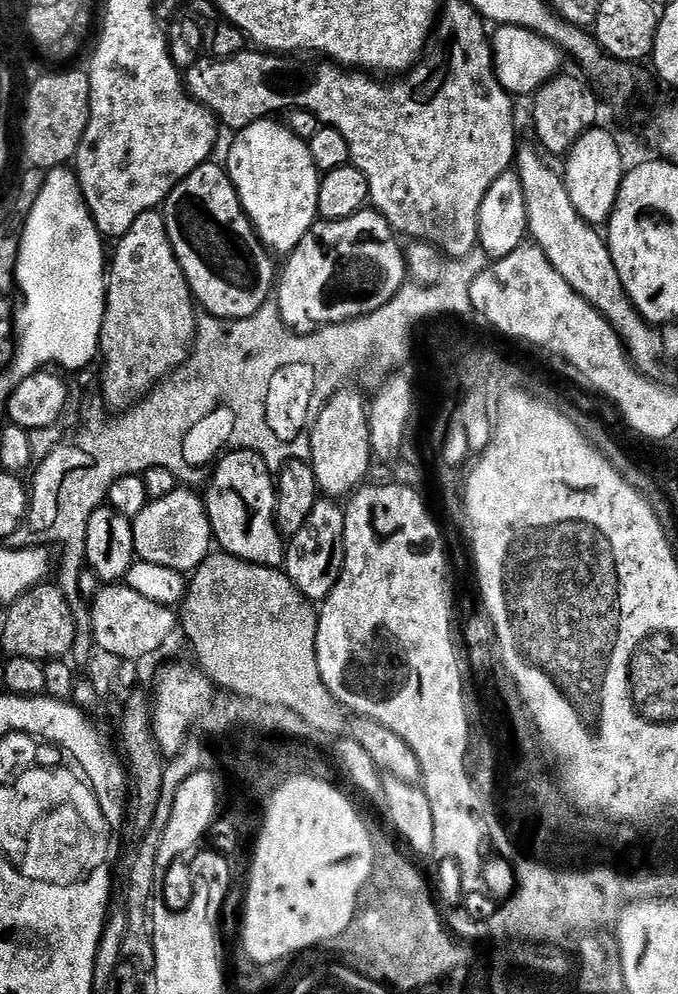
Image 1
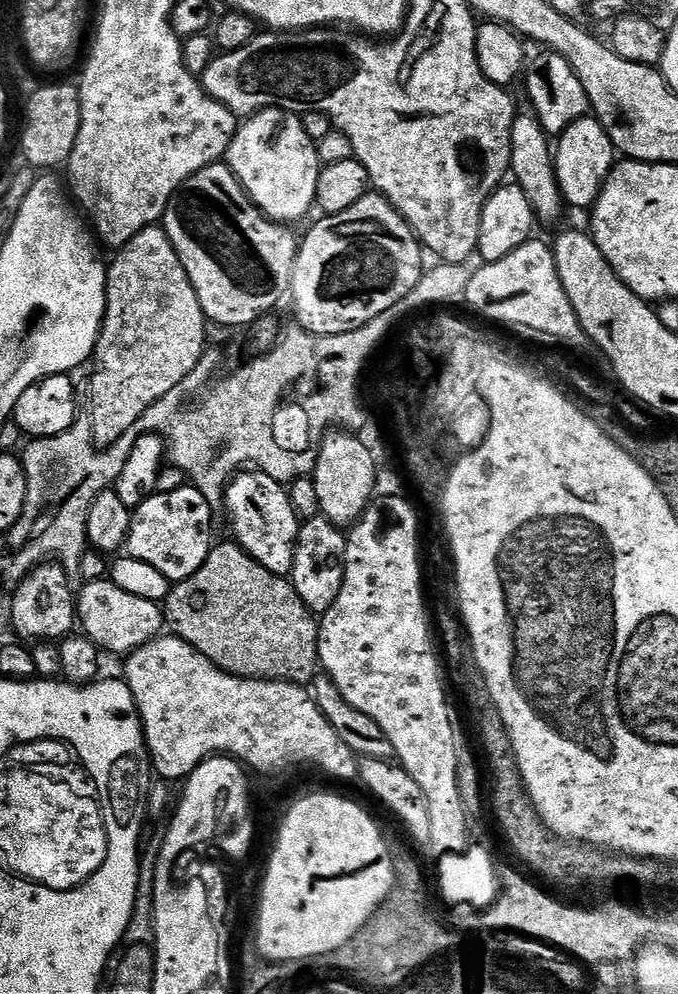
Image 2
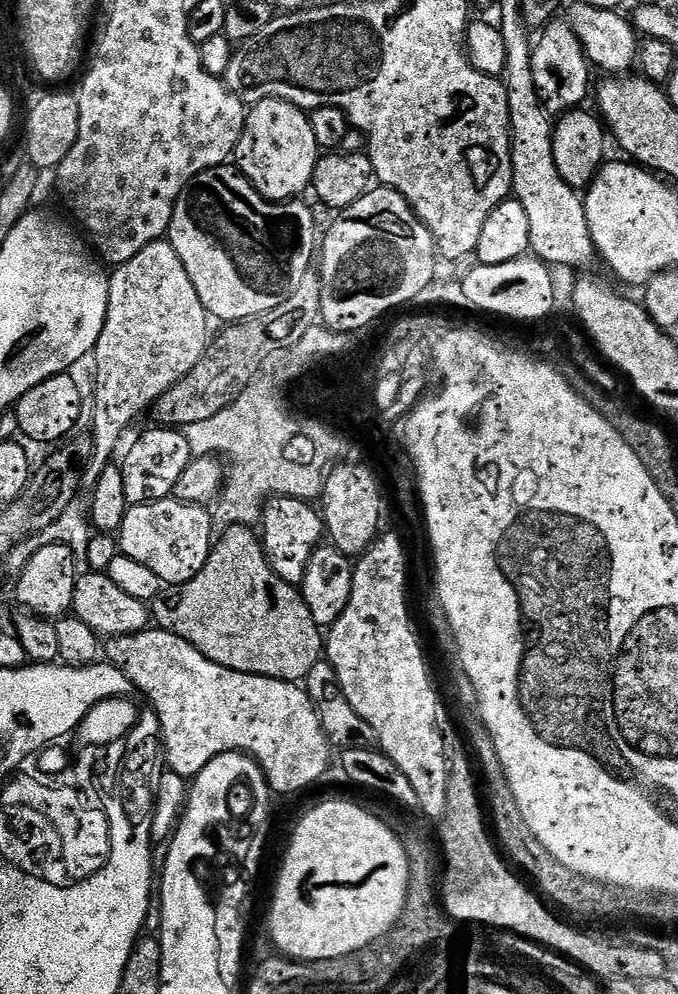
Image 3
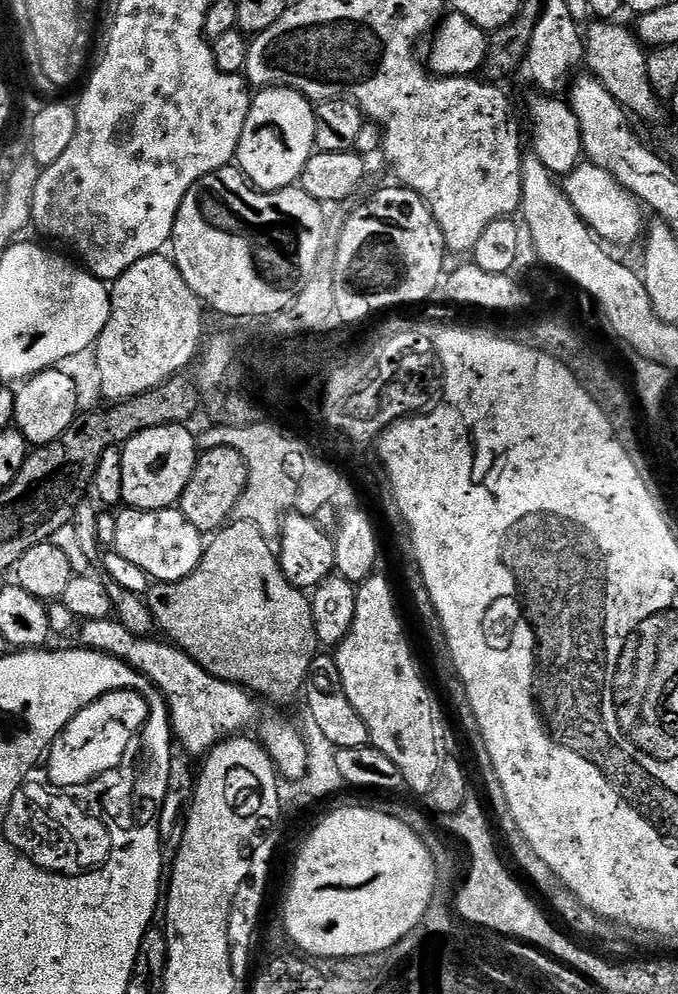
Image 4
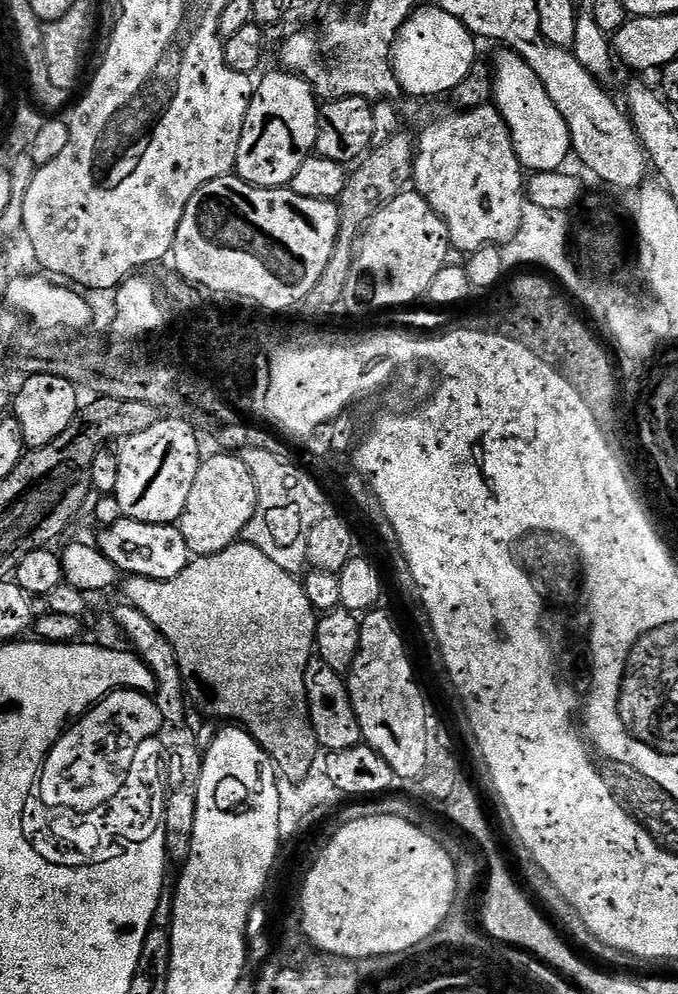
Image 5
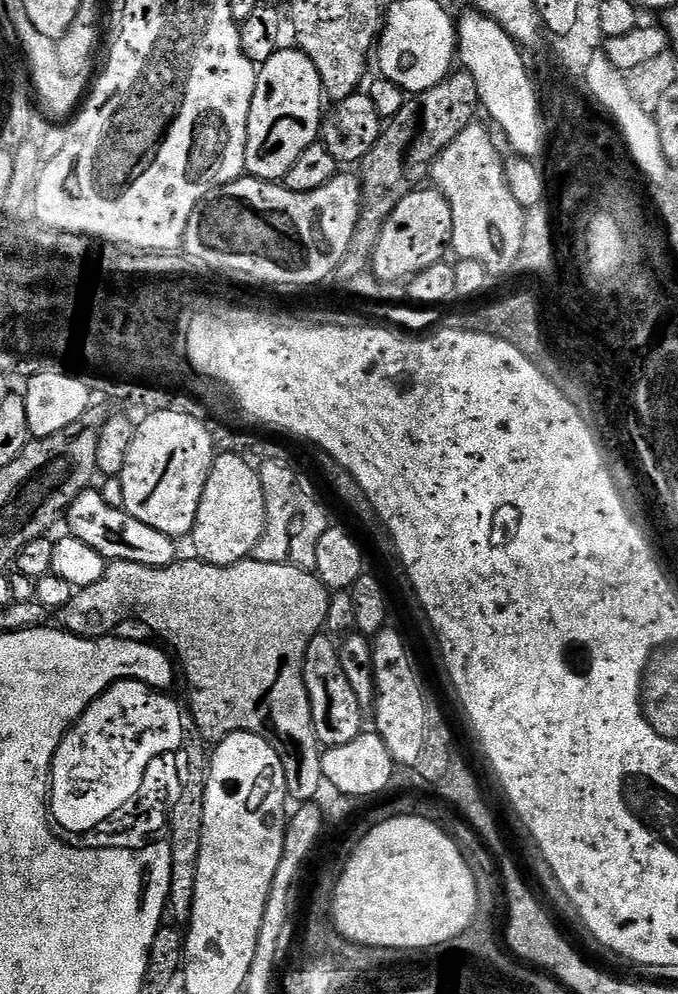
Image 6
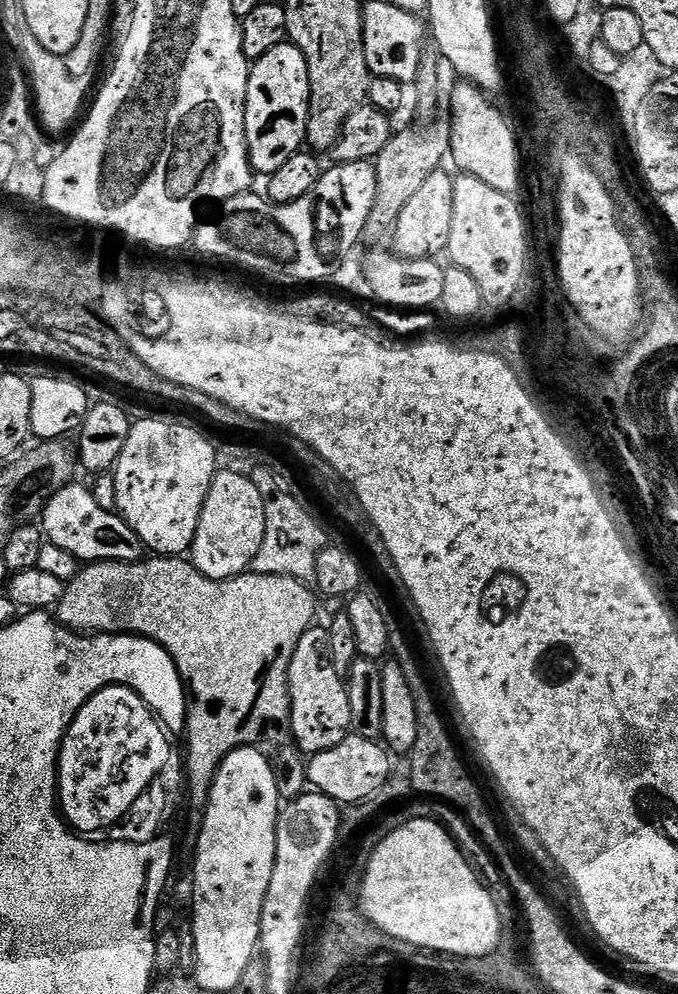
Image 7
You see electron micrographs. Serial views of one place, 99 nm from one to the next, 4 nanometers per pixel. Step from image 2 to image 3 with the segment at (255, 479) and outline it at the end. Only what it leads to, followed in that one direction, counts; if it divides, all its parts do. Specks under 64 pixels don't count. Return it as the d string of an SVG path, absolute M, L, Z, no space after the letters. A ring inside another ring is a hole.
M273 496L264 505L264 515L262 517L262 543L264 553L268 555L268 565L276 571L278 578L282 578L288 584L299 585L304 581L306 566L314 554L314 550L320 547L325 539L324 518L319 511L312 509L313 505L306 500L295 500L289 496Z

